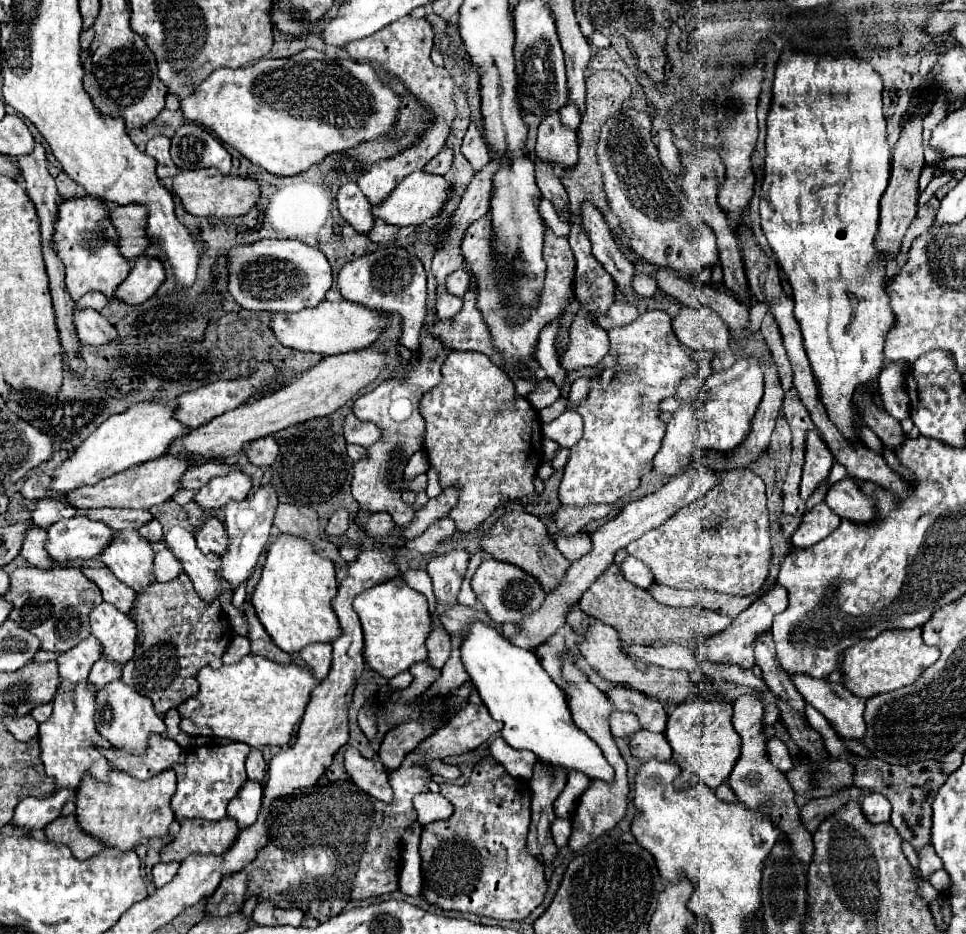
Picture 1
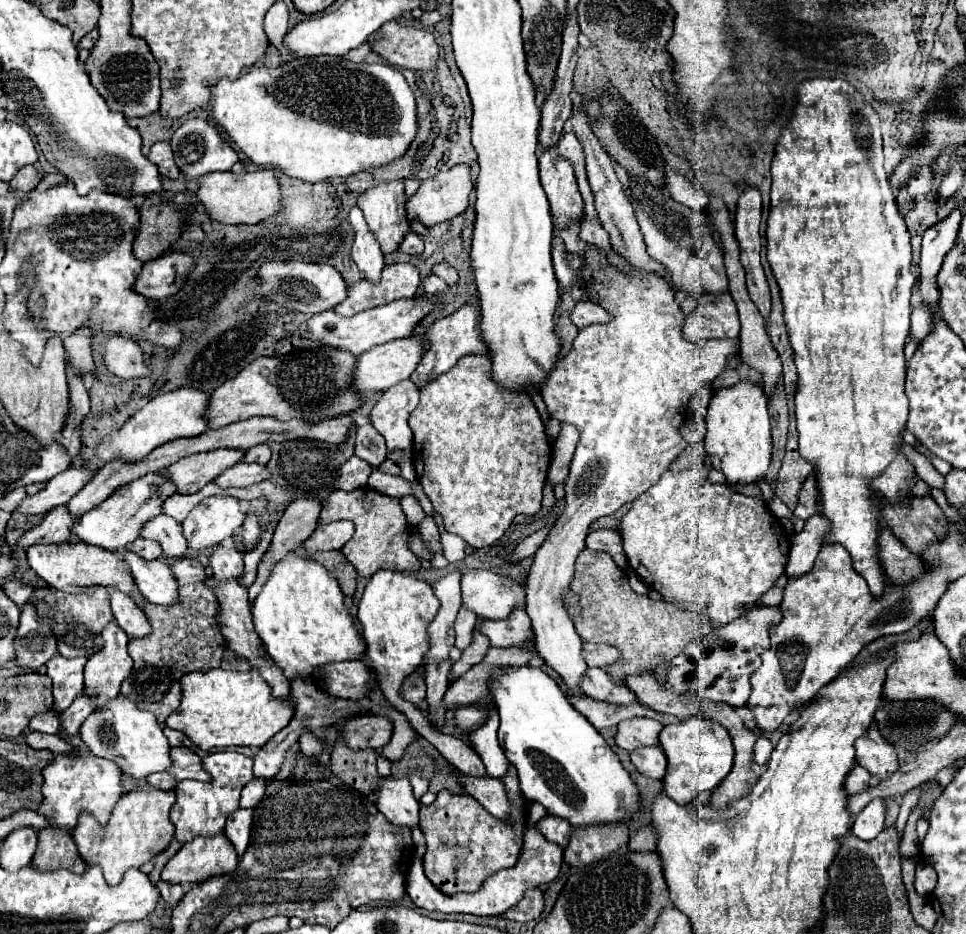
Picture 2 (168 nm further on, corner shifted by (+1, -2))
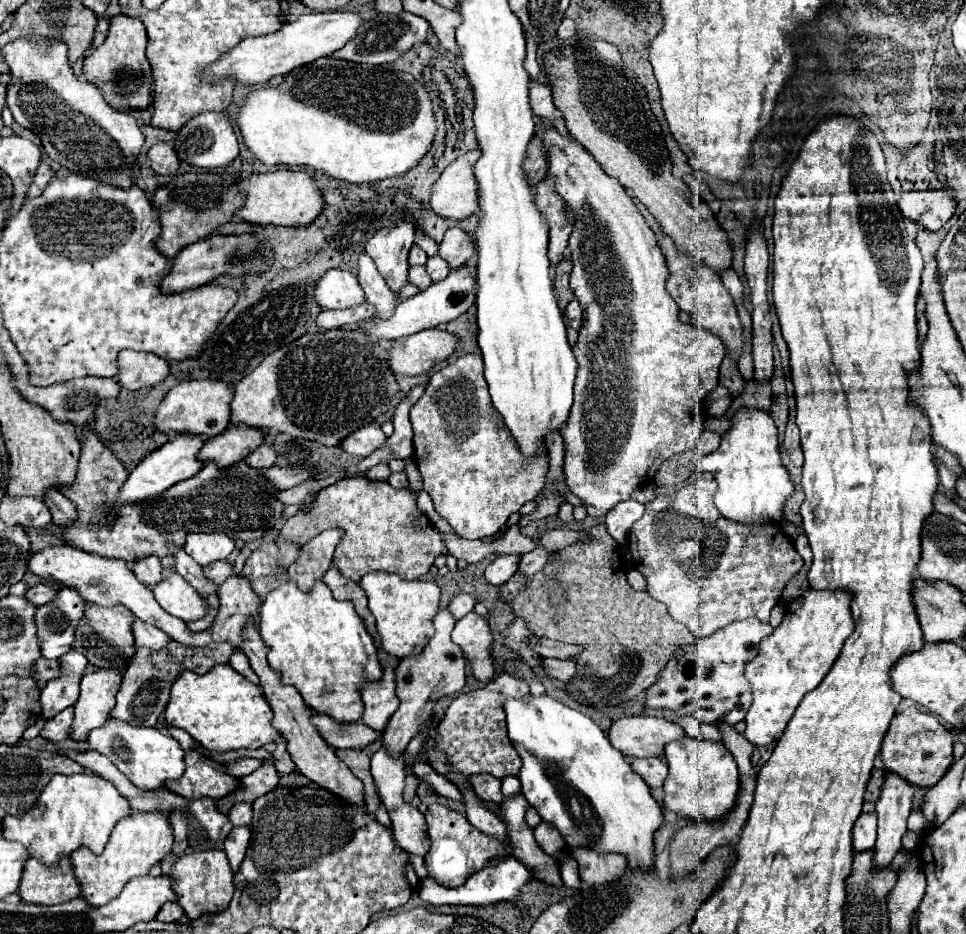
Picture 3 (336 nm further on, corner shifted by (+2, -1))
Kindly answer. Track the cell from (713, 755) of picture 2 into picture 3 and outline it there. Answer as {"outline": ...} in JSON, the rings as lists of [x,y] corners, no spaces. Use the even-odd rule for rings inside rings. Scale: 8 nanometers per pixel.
{"outline":[[[685,736],[679,742],[667,744],[665,758],[669,766],[669,776],[663,784],[663,806],[667,810],[673,810],[677,816],[685,816],[697,822],[721,820],[731,812],[739,794],[739,770],[731,752],[727,752],[725,746]]]}

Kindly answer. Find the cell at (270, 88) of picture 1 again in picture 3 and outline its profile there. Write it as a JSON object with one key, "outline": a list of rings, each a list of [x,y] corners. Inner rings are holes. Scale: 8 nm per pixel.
{"outline":[[[319,58],[289,72],[275,88],[257,86],[237,116],[239,130],[247,148],[267,166],[311,166],[331,178],[347,182],[379,182],[403,176],[415,168],[431,150],[437,122],[425,86],[411,74],[373,64],[355,64],[335,58]]]}

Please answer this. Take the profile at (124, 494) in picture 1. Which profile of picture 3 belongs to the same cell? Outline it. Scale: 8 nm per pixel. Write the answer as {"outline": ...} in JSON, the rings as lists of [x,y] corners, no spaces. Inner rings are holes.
{"outline":[[[231,424],[223,434],[207,440],[199,460],[205,464],[215,460],[221,468],[225,468],[227,464],[245,460],[263,442],[265,436],[259,428],[251,428],[247,424]]]}

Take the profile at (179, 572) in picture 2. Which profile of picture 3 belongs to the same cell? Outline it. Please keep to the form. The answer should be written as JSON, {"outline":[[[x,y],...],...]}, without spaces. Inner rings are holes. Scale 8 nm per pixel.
{"outline":[[[219,560],[219,562],[209,564],[207,568],[203,568],[203,572],[205,572],[207,578],[215,580],[217,584],[223,584],[223,582],[231,576],[231,572],[233,572],[233,564],[231,564],[229,560]]]}

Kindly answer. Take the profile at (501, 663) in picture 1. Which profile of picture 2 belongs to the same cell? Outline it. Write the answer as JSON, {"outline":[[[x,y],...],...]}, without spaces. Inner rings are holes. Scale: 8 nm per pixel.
{"outline":[[[530,665],[522,667],[494,667],[490,677],[490,697],[500,715],[498,741],[508,761],[516,767],[520,789],[530,801],[540,801],[550,815],[564,817],[570,825],[628,821],[638,809],[638,789],[632,783],[628,771],[618,761],[616,753],[606,745],[602,735],[590,725],[590,721],[578,713],[558,687],[558,683]]]}

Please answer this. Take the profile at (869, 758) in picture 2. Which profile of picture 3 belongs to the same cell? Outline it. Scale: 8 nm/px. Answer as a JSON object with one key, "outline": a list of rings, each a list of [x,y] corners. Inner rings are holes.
{"outline":[[[887,772],[887,784],[877,800],[877,844],[873,872],[889,868],[895,854],[901,850],[901,836],[907,832],[907,816],[911,812],[913,788],[901,776]]]}

